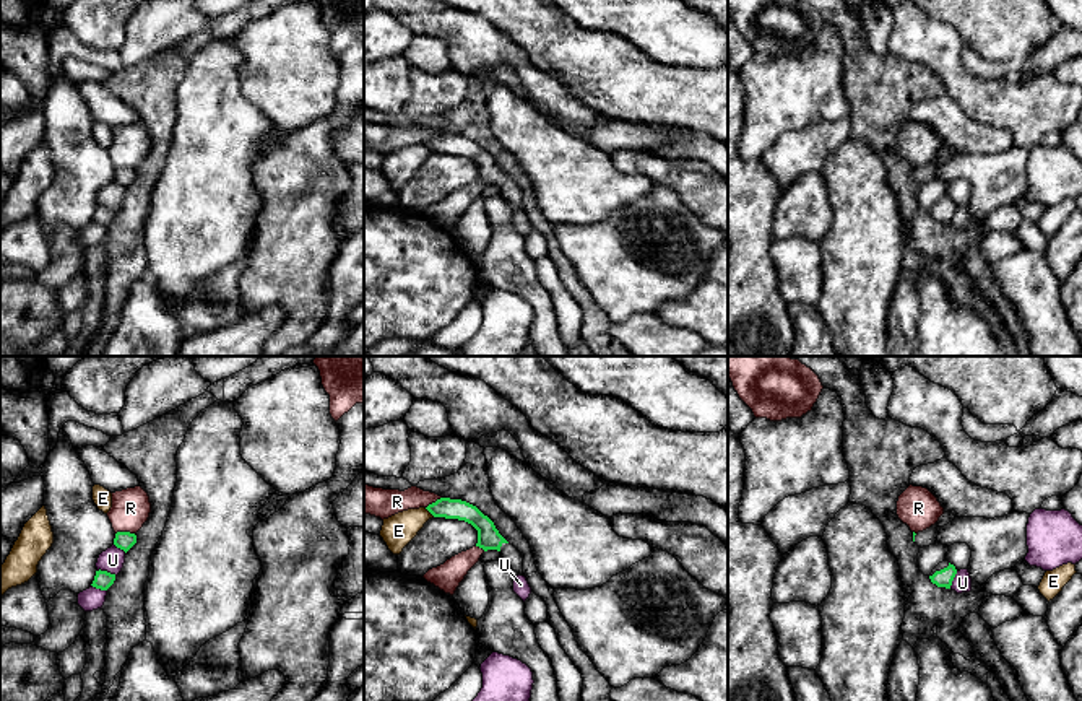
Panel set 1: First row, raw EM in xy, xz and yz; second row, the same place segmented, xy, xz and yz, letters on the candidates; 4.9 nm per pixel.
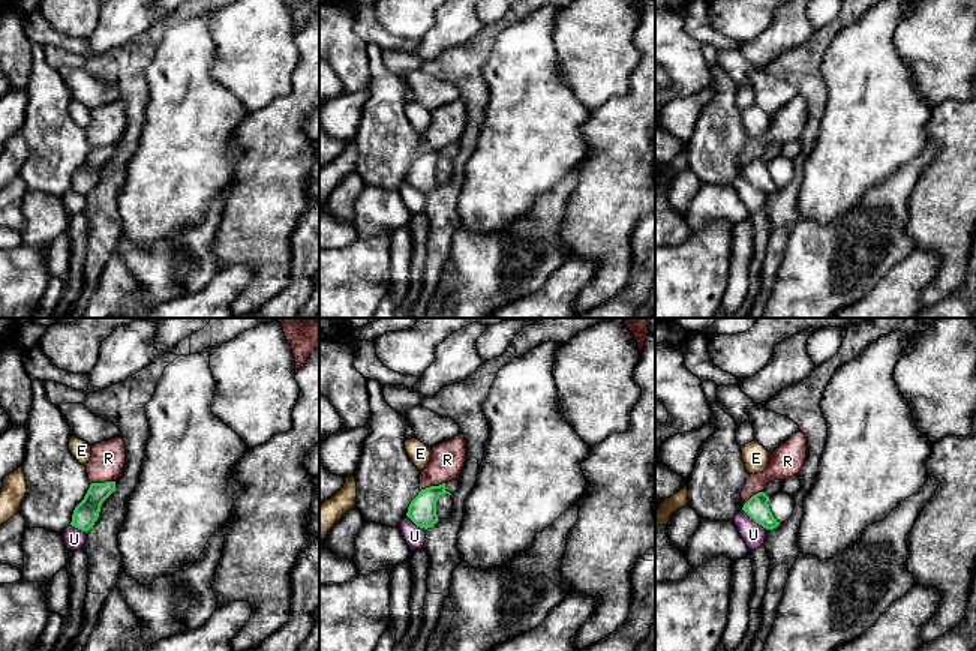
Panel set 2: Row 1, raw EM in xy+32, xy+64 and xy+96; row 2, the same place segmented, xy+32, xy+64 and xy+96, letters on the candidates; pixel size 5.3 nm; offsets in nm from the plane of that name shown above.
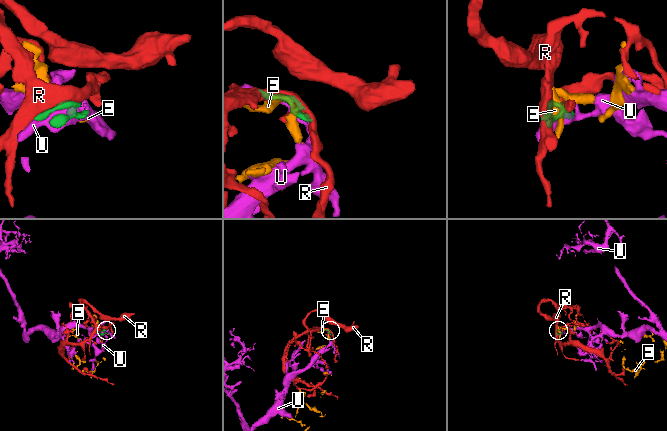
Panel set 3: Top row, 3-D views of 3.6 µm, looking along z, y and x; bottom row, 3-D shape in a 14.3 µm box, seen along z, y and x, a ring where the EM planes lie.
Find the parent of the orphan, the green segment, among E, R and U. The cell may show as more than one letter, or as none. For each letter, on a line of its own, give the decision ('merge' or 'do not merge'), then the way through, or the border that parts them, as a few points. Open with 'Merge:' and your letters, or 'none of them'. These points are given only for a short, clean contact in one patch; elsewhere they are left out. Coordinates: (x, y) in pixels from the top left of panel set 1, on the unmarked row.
Merge: none of them
E: do not merge
R: do not merge
U: do not merge

